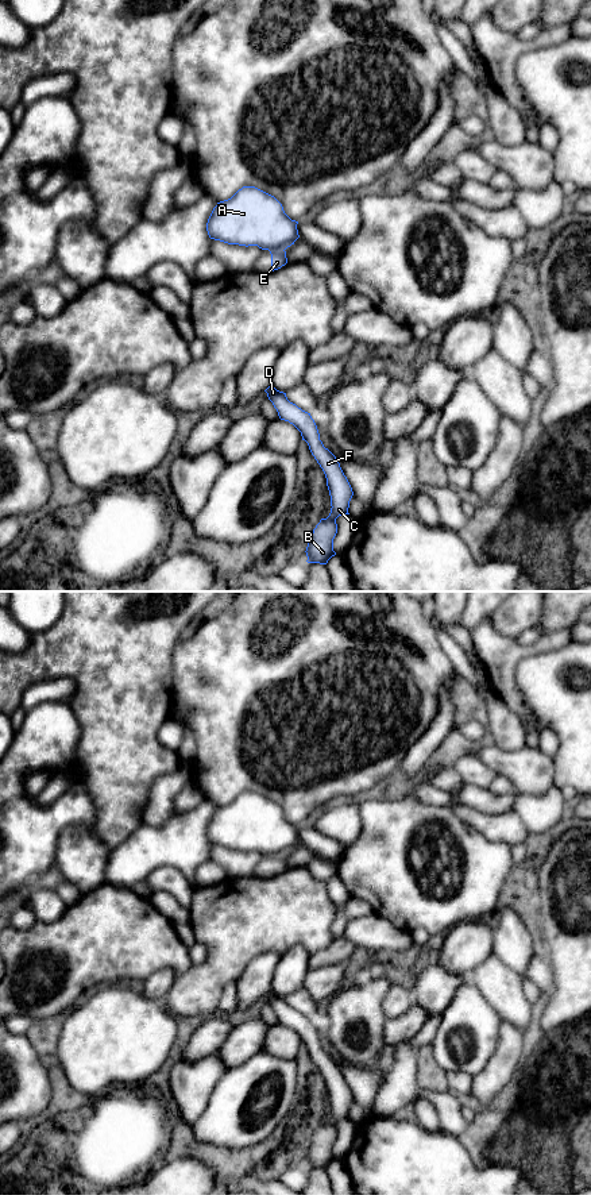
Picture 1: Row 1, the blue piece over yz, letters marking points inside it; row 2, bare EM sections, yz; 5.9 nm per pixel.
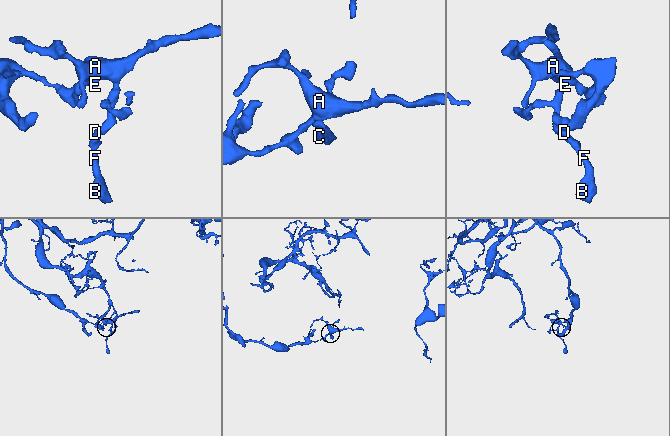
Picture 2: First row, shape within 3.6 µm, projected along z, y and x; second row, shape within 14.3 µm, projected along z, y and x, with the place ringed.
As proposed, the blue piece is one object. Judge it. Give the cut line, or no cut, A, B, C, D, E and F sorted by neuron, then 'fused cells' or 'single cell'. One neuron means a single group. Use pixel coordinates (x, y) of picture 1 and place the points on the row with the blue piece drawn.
cut in yz along (284, 249), (273, 249), (270, 251); A B C D F / E; fused cells

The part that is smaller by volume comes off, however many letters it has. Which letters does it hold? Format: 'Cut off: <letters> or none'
Cut off: A, B, C, D, F

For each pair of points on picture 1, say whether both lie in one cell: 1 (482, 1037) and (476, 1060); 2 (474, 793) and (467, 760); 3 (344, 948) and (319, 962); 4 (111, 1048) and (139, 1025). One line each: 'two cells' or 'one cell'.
1: one cell
2: two cells
3: one cell
4: one cell

